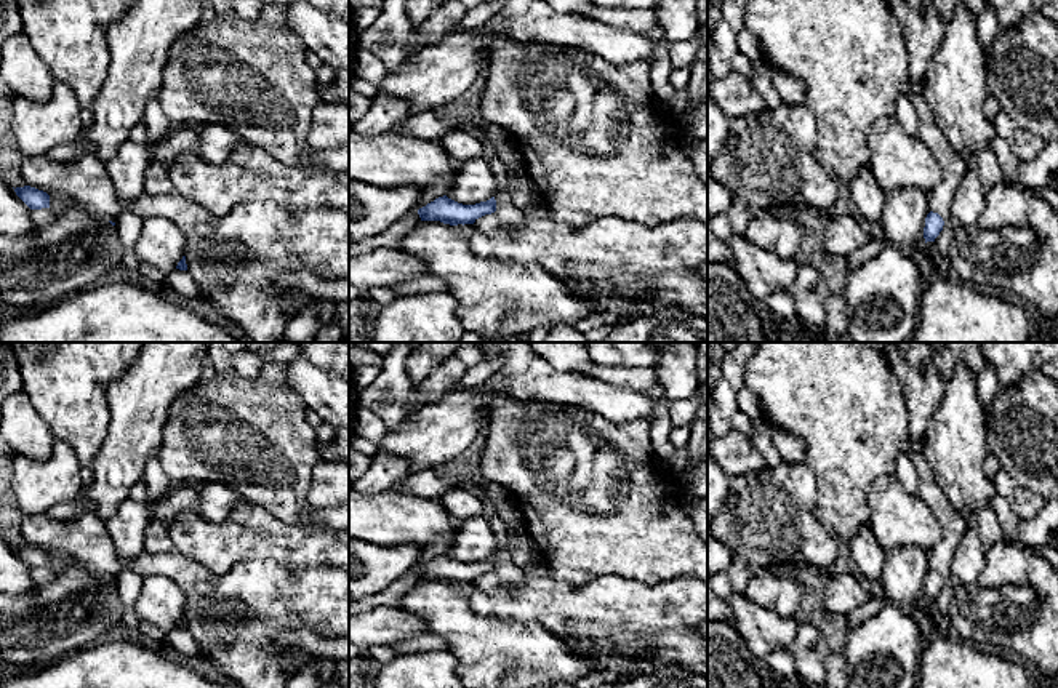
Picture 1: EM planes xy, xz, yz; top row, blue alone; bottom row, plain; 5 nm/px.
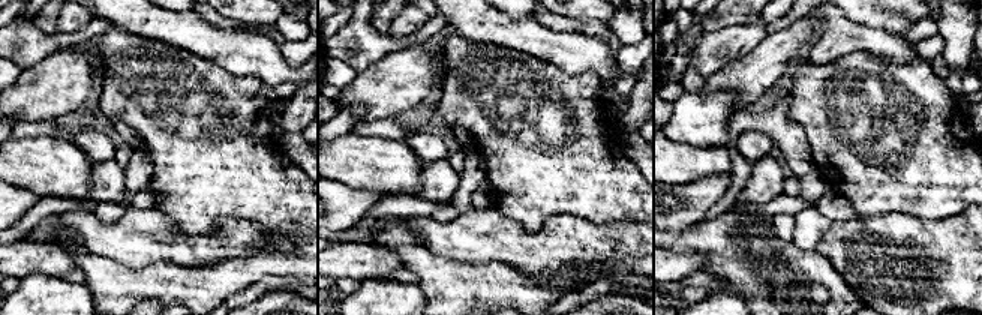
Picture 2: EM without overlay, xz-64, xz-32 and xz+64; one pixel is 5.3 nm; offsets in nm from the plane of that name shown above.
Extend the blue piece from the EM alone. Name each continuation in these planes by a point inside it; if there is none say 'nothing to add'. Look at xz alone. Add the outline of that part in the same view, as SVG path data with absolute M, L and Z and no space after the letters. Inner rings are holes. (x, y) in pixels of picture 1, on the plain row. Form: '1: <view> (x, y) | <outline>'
nothing to add

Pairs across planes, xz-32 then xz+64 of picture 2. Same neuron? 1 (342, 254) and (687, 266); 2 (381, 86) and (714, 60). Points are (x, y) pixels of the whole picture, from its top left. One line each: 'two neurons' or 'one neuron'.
1: one neuron
2: two neurons

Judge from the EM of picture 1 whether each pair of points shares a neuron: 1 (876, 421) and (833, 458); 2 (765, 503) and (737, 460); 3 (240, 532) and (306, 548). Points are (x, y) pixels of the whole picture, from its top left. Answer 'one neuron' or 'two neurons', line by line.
1: one neuron
2: two neurons
3: one neuron

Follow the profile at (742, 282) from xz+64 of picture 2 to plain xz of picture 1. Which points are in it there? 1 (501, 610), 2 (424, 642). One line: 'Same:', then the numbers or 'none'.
Same: none

